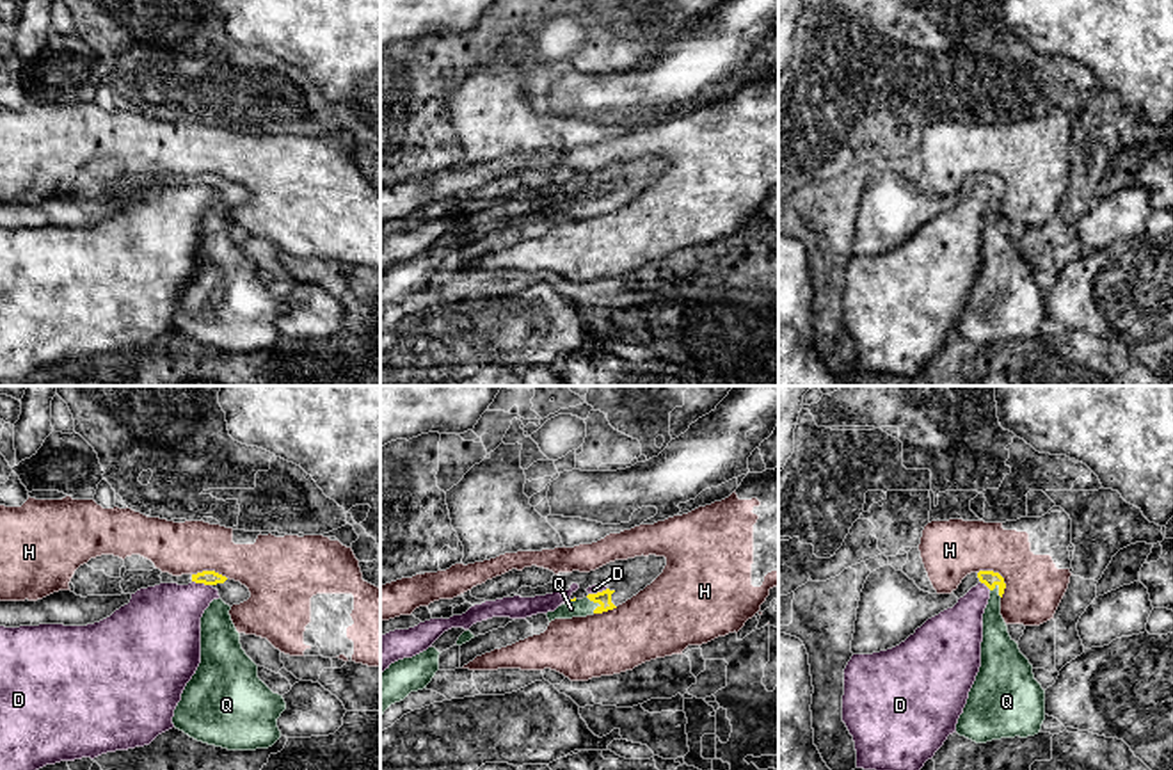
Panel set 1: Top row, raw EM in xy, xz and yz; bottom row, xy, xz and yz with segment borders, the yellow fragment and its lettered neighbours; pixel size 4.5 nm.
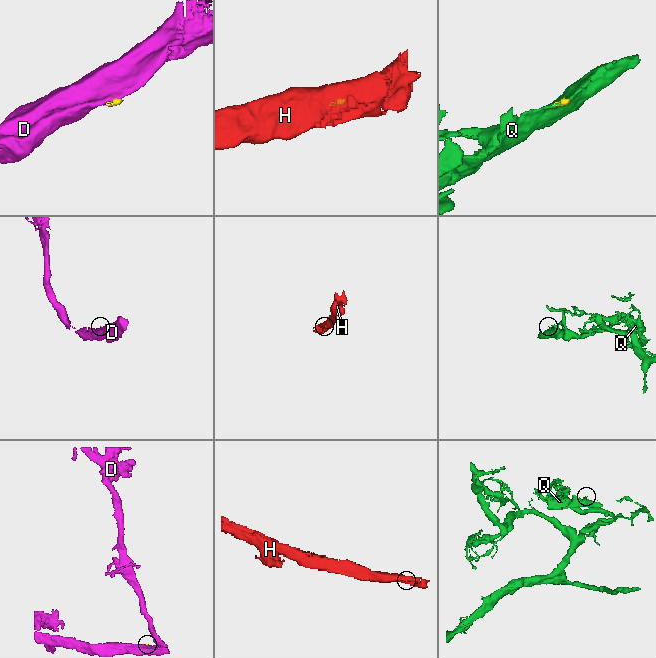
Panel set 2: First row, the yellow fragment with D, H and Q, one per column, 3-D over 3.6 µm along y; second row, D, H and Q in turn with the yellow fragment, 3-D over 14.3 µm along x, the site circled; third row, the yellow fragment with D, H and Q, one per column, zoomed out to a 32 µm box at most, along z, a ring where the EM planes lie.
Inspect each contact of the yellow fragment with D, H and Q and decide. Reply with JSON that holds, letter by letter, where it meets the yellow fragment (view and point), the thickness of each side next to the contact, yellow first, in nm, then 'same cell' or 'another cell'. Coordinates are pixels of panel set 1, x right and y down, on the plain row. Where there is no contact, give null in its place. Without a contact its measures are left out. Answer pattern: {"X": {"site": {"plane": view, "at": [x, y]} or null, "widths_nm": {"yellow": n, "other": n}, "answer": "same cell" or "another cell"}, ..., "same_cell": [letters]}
{"D": {"site": {"plane": "xy", "at": [201, 184]}, "widths_nm": {"yellow": 60, "other": 340}, "answer": "another cell"}, "H": {"site": {"plane": "yz", "at": [1001, 178]}, "widths_nm": {"yellow": 70, "other": 260}, "answer": "another cell"}, "Q": {"site": {"plane": "xz", "at": [596, 203]}, "widths_nm": {"yellow": 70, "other": 80}, "answer": "same cell"}, "same_cell": ["Q"]}

